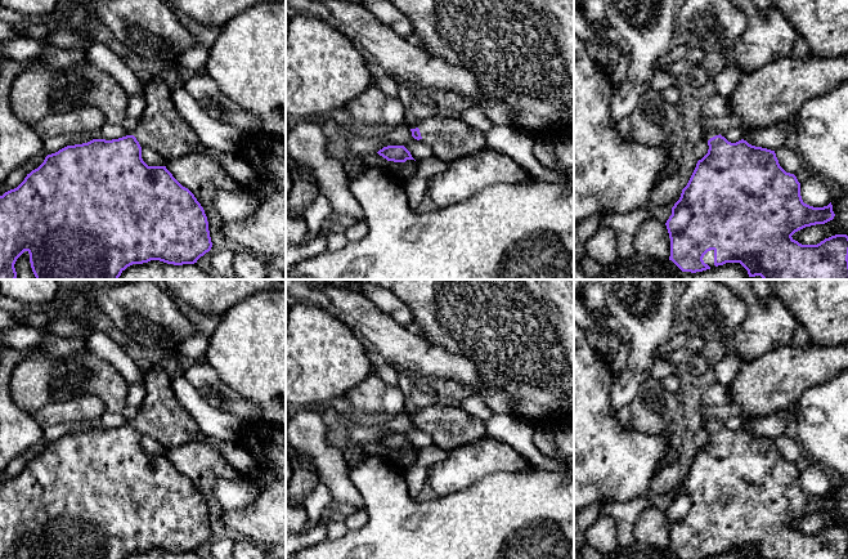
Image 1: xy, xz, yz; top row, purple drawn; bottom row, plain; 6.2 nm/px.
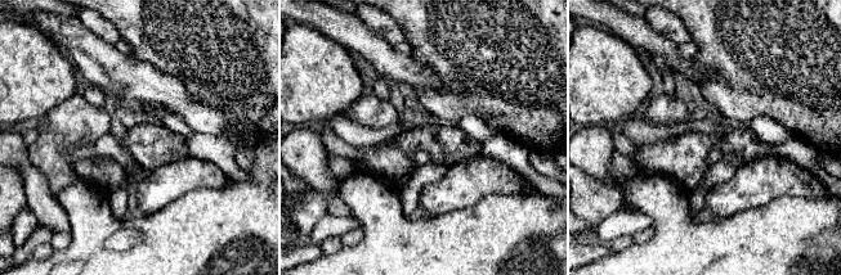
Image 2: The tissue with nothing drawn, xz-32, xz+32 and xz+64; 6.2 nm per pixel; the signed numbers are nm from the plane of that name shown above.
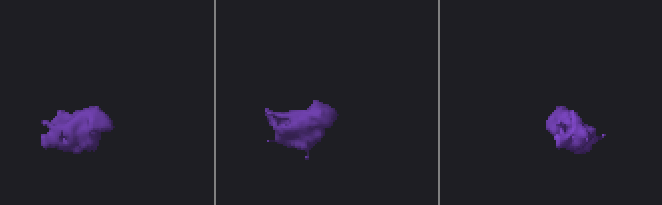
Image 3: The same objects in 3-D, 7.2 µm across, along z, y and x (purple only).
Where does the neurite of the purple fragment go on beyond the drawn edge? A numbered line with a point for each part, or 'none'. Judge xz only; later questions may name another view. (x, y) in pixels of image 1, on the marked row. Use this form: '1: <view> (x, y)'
1: xz (451, 138)

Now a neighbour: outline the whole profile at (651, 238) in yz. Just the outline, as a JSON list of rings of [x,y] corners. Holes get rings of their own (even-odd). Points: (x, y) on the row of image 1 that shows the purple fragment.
[[[649,218],[634,236],[634,250],[654,259],[669,259],[670,238],[665,223]]]

